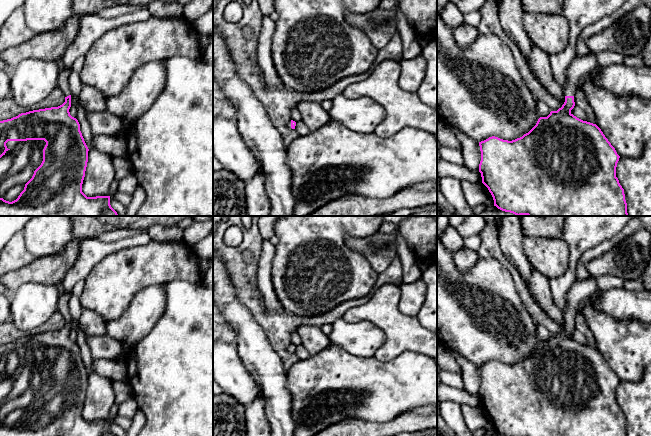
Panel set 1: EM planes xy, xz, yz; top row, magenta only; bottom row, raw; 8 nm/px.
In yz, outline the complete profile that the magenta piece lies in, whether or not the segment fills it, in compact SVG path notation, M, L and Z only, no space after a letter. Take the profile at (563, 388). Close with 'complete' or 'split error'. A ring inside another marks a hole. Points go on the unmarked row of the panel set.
M593 277L584 280L576 280L566 294L567 309L563 312L565 318L564 328L557 335L551 335L547 341L540 341L536 349L522 361L508 365L492 360L479 366L481 375L479 396L481 397L482 407L488 412L493 421L494 430L498 433L505 436L627 436L624 413L616 401L616 391L620 380L596 348L583 345L571 337L571 334L575 330L574 319L580 312L583 301L597 289L596 280Z | split error

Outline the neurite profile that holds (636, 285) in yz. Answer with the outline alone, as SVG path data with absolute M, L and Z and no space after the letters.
M642 278L634 280L625 280L623 288L629 291L641 292L644 289Z

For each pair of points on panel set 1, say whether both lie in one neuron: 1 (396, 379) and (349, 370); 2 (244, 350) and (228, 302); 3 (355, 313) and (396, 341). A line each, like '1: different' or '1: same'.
1: same
2: same
3: same

